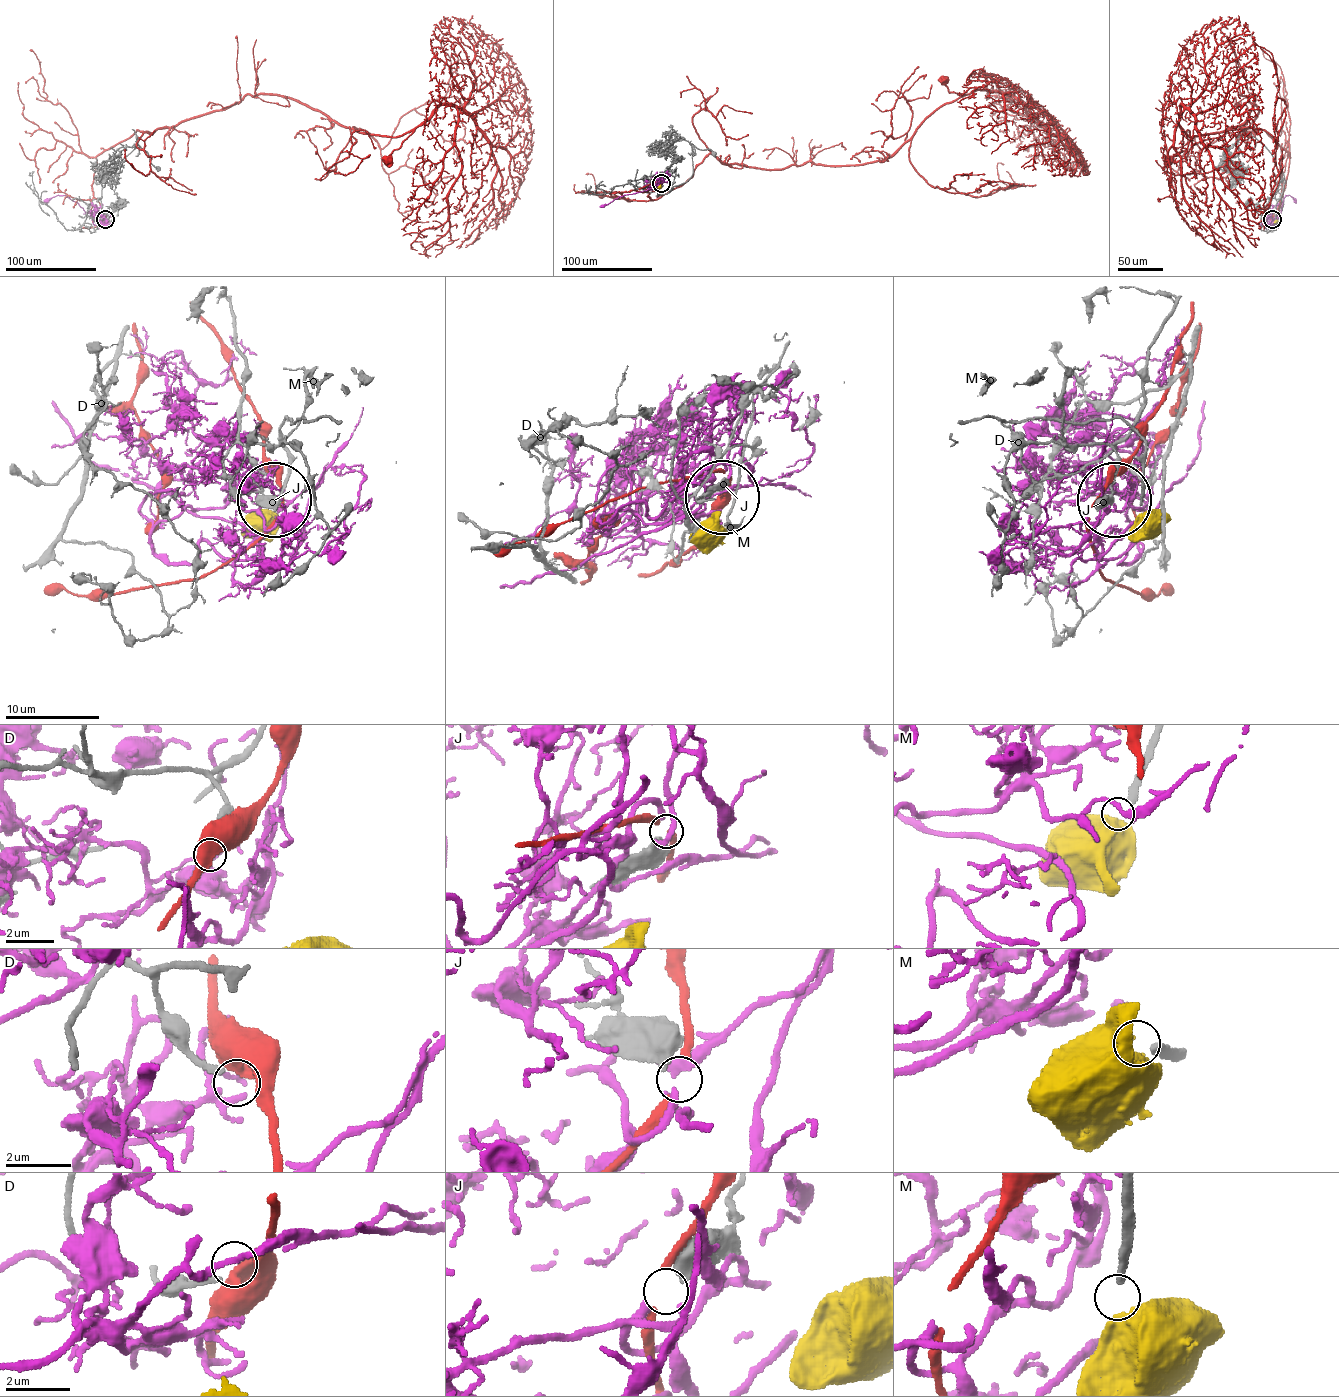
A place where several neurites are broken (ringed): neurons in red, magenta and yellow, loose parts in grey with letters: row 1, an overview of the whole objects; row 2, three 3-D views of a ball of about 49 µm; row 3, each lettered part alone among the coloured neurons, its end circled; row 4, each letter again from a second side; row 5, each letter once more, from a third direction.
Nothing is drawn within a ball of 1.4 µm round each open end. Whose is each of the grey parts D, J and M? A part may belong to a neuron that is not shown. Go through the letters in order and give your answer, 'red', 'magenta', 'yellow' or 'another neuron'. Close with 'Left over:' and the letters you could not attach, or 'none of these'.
D: another neuron
J: magenta
M: yellow
Left over: D

